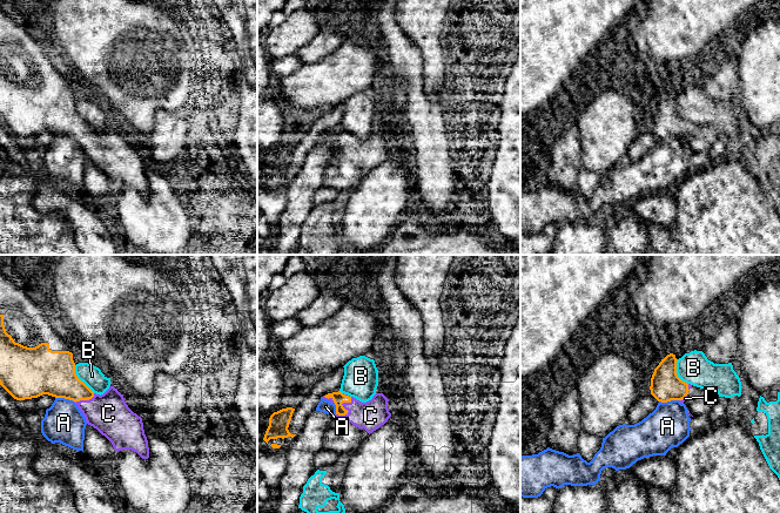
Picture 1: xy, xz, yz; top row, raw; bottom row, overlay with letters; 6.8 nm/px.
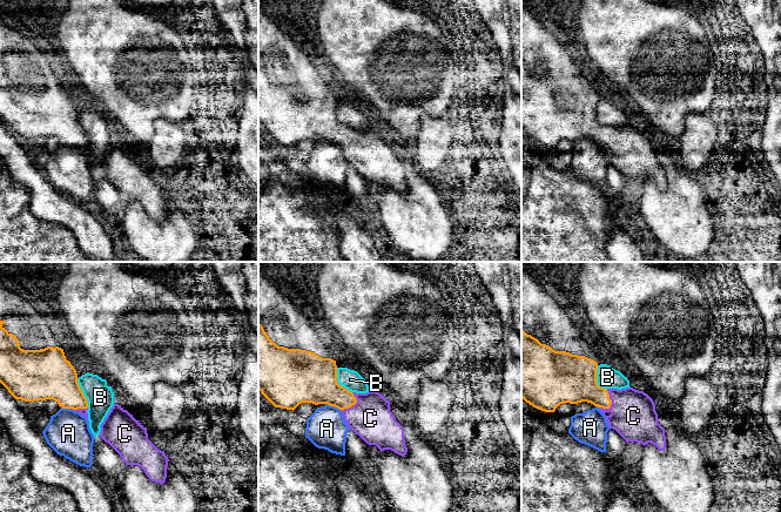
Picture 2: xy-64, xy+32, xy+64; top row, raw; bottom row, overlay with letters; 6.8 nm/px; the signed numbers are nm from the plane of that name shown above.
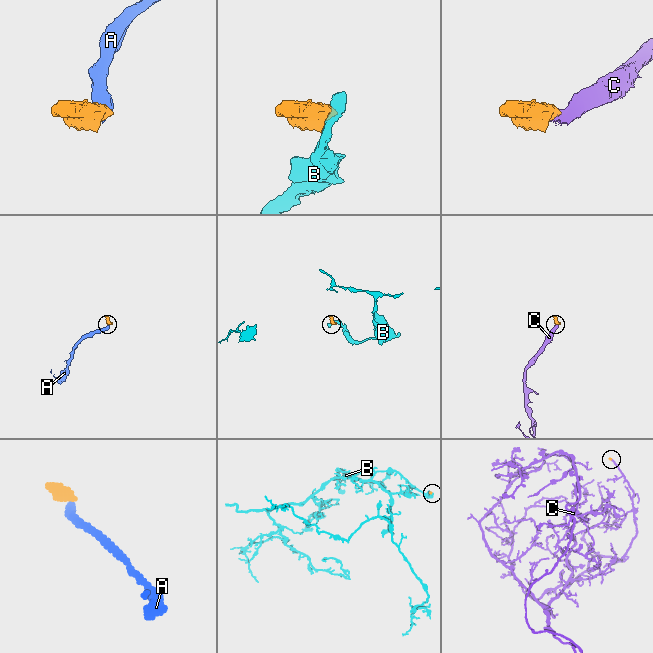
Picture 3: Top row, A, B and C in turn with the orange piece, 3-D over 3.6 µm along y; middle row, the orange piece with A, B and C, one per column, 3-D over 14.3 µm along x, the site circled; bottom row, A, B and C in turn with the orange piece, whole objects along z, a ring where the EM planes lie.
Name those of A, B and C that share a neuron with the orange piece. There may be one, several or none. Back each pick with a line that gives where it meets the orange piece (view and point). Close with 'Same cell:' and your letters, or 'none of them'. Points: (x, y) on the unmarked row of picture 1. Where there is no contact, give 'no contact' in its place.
C: xz (343, 139)
Same cell: C

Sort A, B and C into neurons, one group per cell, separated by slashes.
A / B / C

